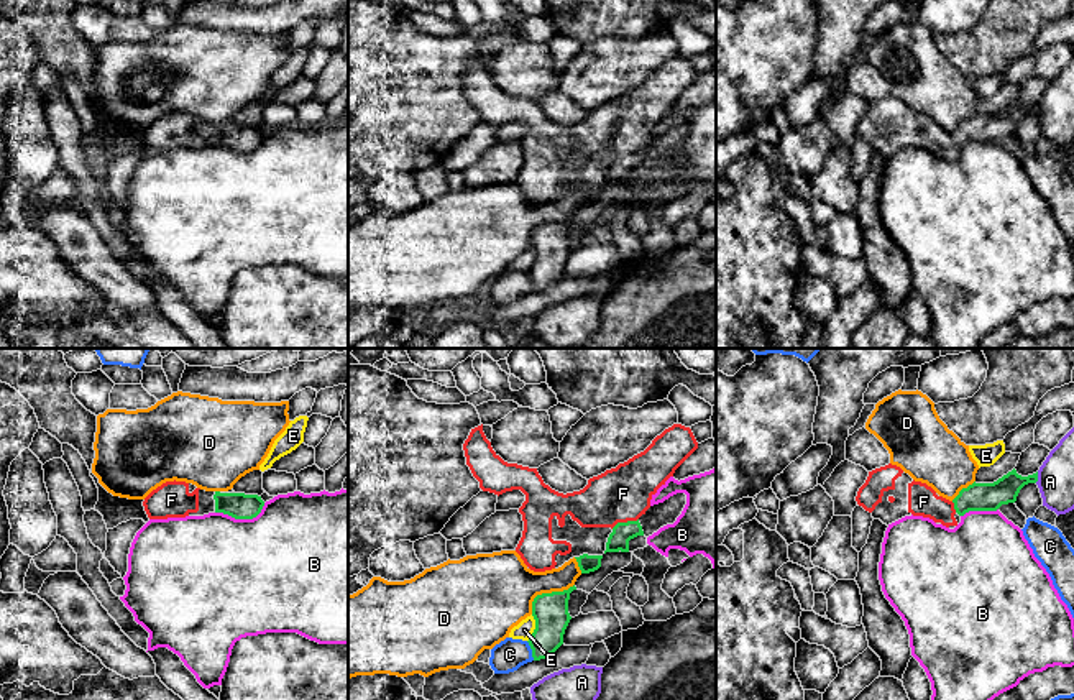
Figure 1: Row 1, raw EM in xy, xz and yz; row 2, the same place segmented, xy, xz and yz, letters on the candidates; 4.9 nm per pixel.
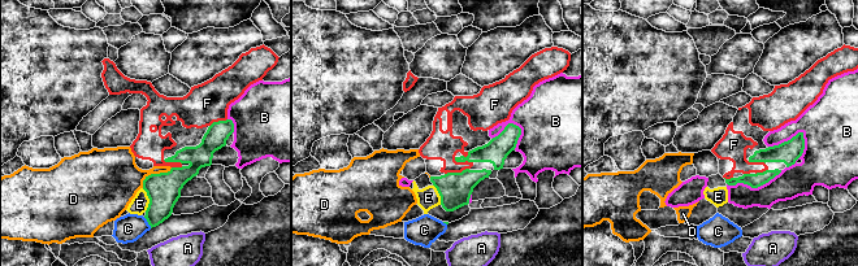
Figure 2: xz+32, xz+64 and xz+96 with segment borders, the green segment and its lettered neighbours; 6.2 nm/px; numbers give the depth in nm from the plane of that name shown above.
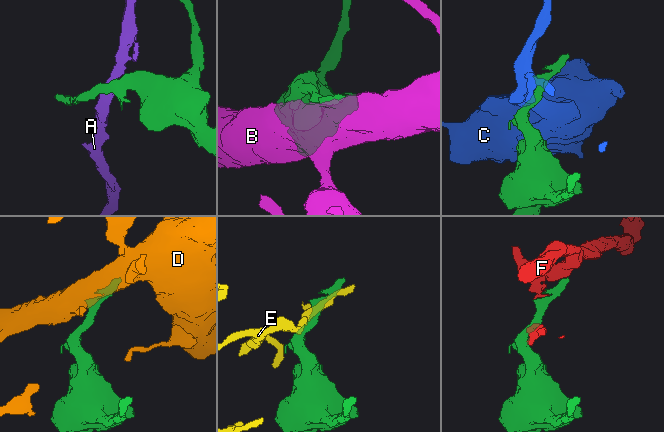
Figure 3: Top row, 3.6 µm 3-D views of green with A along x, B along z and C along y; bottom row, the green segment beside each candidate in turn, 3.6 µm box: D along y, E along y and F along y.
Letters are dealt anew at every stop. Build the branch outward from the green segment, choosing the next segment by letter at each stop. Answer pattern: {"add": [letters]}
{"add": ["F"]}

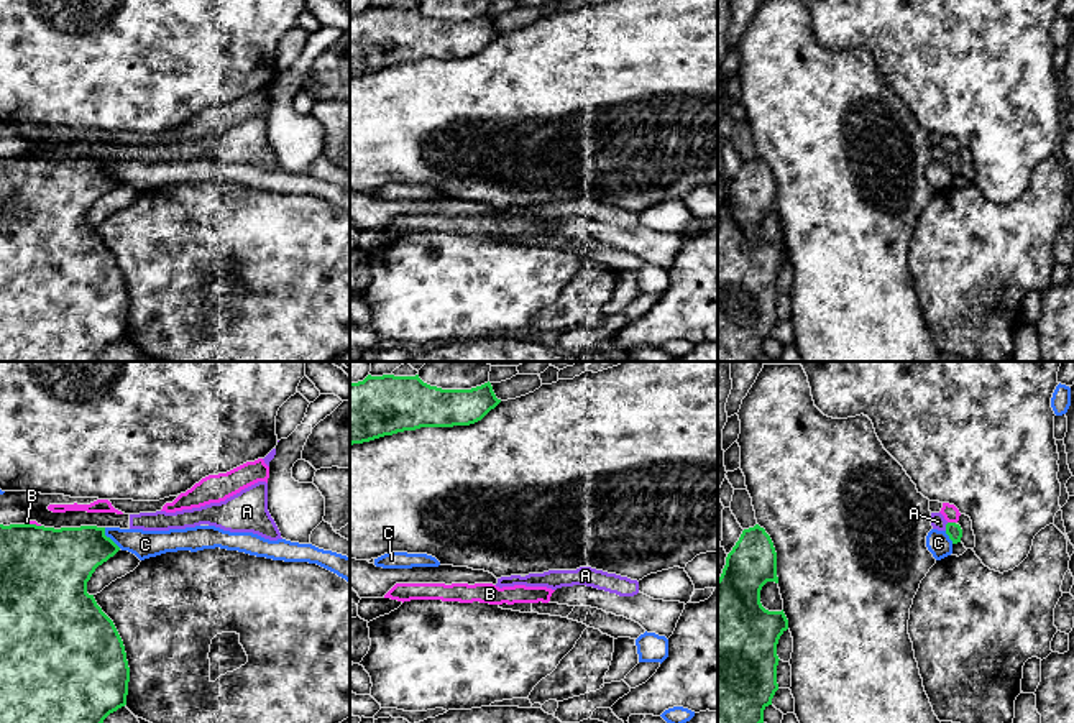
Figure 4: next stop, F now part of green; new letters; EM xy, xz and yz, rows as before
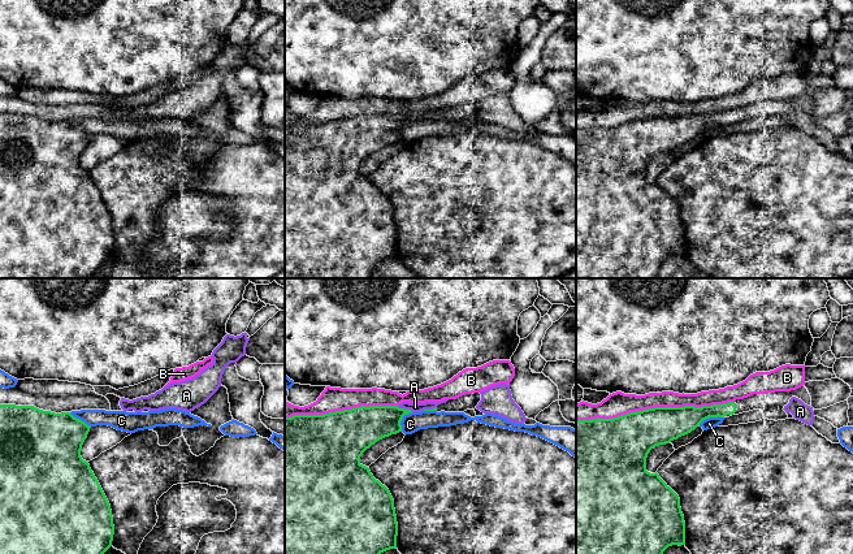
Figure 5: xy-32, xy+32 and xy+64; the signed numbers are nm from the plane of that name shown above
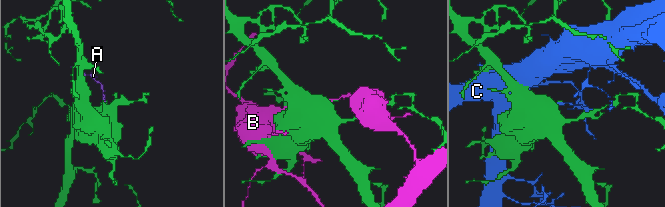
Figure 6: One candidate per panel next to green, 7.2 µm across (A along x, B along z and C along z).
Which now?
{"add": []}

